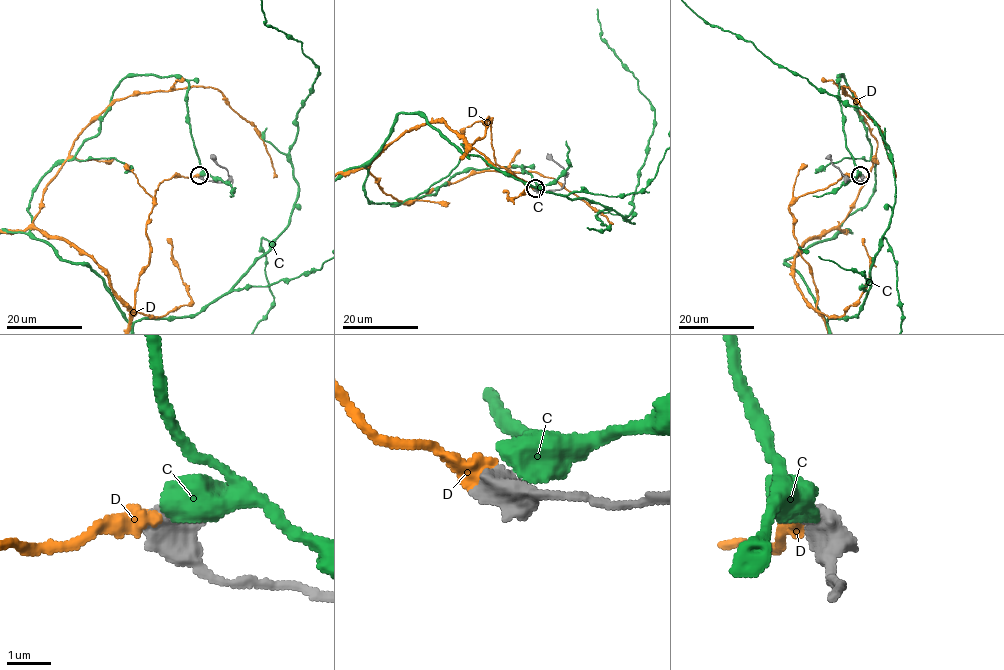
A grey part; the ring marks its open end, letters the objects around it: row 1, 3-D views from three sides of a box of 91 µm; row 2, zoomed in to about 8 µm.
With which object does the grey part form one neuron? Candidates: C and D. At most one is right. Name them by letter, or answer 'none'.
D

